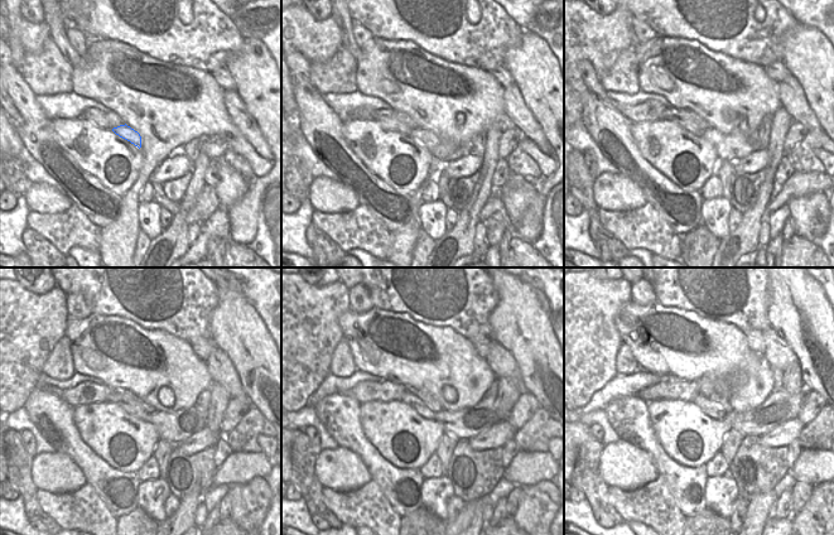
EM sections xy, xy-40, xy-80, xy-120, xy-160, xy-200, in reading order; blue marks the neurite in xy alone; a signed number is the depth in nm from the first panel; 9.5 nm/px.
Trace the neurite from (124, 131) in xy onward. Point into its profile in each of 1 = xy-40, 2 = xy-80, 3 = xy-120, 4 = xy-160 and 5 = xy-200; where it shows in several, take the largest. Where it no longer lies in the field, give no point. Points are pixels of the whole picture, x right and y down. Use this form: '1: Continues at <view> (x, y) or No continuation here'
1: Continues at xy-40 (443, 153)
2: Continues at xy-80 (729, 146)
3: Continues at xy-120 (176, 427)
4: Continues at xy-160 (467, 423)
5: Continues at xy-200 (753, 422).

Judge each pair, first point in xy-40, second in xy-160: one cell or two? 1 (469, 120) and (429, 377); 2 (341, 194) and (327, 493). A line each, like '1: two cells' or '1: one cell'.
1: one cell
2: two cells

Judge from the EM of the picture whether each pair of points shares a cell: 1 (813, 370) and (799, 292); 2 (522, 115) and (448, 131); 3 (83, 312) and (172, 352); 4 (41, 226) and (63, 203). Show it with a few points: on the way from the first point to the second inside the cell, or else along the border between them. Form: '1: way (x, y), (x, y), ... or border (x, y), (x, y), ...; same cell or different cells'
1: way (808, 351), (803, 341), (803, 316), (799, 311); same cell
2: border (504, 88), (504, 110), (516, 125); different cells
3: border (91, 313), (83, 318), (72, 318), (68, 314); different cells
4: border (72, 205), (61, 212), (53, 213), (30, 211); different cells

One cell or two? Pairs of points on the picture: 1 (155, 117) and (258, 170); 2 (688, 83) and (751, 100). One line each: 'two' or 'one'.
1: one
2: one

